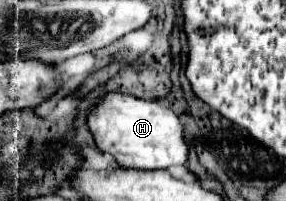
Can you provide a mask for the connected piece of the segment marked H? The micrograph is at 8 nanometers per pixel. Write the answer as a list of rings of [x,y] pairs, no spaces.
[[[106,94],[88,118],[88,126],[98,148],[112,154],[122,168],[156,170],[188,162],[184,124],[168,106],[156,100],[142,100],[128,94]]]

